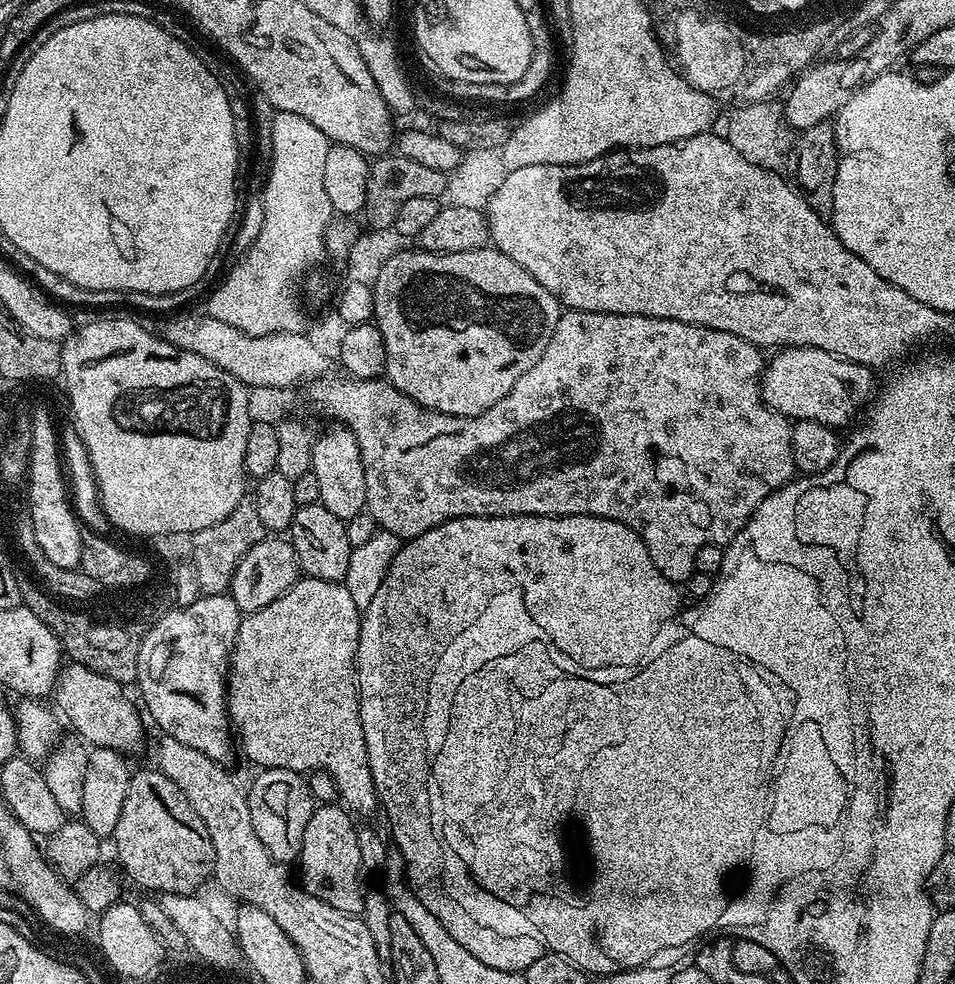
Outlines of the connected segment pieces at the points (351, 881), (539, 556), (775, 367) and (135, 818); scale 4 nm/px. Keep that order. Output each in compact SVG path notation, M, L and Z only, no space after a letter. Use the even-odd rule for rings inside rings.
M321 803L315 809L306 822L306 834L302 834L302 850L298 867L304 871L304 880L302 887L308 891L314 898L334 906L334 910L360 914L364 911L364 892L360 888L360 876L362 869L360 867L360 855L358 854L358 834L356 833L357 825L352 824L353 817L339 803Z
M459 516L453 520L442 522L430 530L418 534L413 540L401 543L394 562L390 562L390 570L386 570L386 578L382 578L382 586L378 586L378 594L374 594L370 606L363 609L360 617L358 650L356 651L356 686L360 690L362 730L366 734L366 738L424 738L426 736L426 744L432 746L442 736L442 732L446 728L450 728L450 724L452 724L452 712L454 712L452 710L454 692L470 678L470 672L480 664L480 660L482 660L482 642L486 642L486 640L518 638L518 642L526 642L530 646L532 644L544 644L544 648L552 648L552 652L560 652L560 656L564 656L564 660L572 660L572 664L576 664L576 668L596 666L596 673L603 678L612 678L617 674L627 674L628 676L638 674L645 666L646 657L649 655L648 647L651 646L652 639L659 634L660 627L675 614L676 607L680 604L680 596L676 592L679 592L677 585L673 584L671 580L666 579L662 574L662 570L658 570L658 566L654 566L654 558L650 558L650 554L646 550L646 546L642 542L640 535L617 520L607 520L601 516Z
M781 348L775 353L773 360L765 363L760 377L760 398L769 408L781 412L789 421L809 420L822 422L826 427L840 430L856 416L856 411L863 409L873 399L873 369L864 364L856 364L853 360L843 360L841 356L830 354L821 348Z
M151 771L132 772L126 802L122 802L122 814L111 835L111 839L116 840L115 859L123 875L138 887L149 888L152 891L149 893L193 895L196 887L213 875L214 842L210 842L206 822L198 818L186 794L160 771Z

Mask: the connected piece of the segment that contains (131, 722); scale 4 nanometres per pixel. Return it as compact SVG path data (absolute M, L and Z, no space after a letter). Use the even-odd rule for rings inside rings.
M68 662L61 667L60 675L56 677L55 707L63 719L65 716L72 723L73 730L77 732L73 733L81 741L131 754L144 740L144 724L140 721L141 709L137 701L132 701L124 692L127 692L125 685L114 682L114 678L106 678L106 674L98 674L86 666Z

